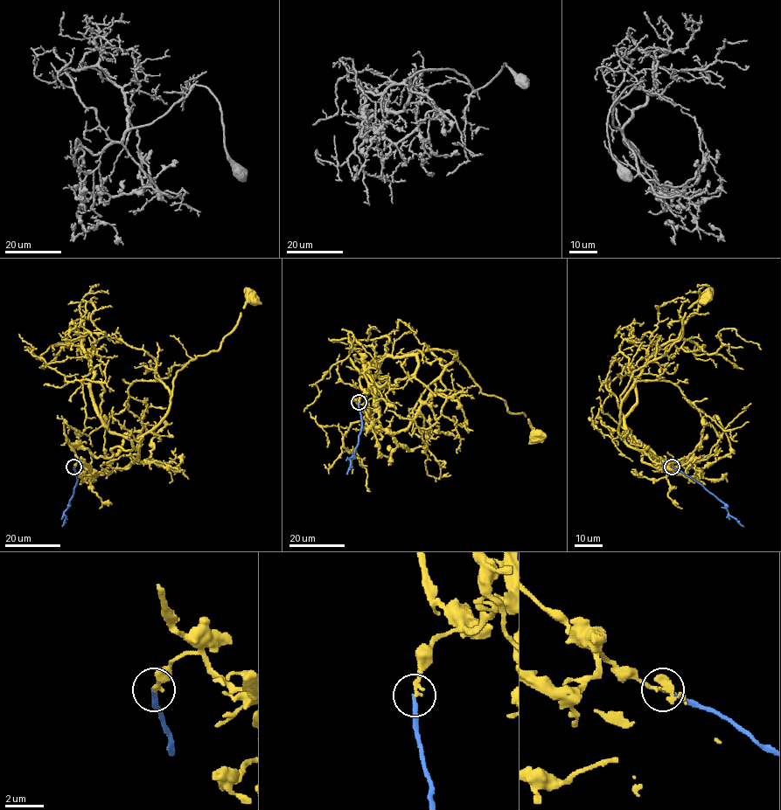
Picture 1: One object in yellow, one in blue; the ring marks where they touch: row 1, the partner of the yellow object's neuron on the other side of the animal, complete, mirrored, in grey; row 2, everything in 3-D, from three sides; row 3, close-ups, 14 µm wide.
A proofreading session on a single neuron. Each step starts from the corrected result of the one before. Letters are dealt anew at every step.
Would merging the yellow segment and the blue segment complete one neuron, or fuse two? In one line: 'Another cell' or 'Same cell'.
Another cell

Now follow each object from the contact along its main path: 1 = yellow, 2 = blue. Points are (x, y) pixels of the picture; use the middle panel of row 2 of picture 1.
1: (359, 403), (361, 377), (397, 385), (414, 373), (419, 353), (450, 350), (482, 392), (528, 418), (535, 438)
2: (359, 403), (361, 431), (354, 454), (348, 459), (351, 465), (347, 474)

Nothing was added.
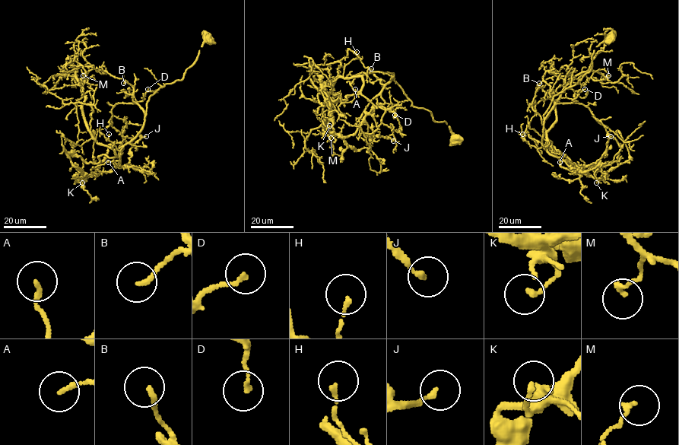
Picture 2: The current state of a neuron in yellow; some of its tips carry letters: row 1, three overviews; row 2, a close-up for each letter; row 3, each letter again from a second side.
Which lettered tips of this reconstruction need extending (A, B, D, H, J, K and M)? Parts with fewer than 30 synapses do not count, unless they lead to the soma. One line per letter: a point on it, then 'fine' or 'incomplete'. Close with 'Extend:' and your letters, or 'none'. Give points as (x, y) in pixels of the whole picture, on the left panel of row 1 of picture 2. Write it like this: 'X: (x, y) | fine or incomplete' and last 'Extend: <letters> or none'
A: (108, 162) | incomplete
B: (123, 83) | fine
D: (147, 89) | fine
H: (109, 134) | fine
J: (146, 136) | fine
K: (82, 182) | fine
M: (83, 75) | fine
Extend: A

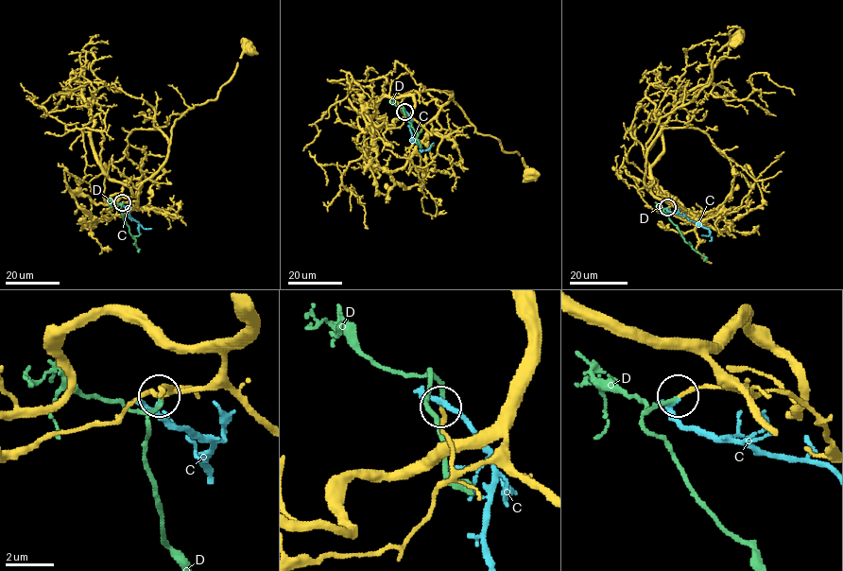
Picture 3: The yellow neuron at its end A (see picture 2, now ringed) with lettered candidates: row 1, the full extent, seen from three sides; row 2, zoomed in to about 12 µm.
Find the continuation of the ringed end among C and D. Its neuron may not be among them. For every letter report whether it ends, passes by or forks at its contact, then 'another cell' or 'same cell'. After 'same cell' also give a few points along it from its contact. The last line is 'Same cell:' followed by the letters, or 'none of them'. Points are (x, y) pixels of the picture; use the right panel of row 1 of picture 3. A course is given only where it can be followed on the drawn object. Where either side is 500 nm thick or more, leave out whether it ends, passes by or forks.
C: it passes by; another cell
D: it ends; same cell; course (667, 207), (663, 211), (684, 240), (705, 257), (703, 260)
Same cell: D

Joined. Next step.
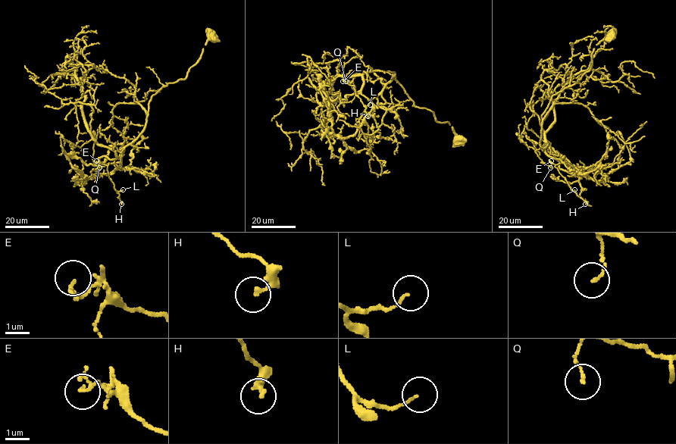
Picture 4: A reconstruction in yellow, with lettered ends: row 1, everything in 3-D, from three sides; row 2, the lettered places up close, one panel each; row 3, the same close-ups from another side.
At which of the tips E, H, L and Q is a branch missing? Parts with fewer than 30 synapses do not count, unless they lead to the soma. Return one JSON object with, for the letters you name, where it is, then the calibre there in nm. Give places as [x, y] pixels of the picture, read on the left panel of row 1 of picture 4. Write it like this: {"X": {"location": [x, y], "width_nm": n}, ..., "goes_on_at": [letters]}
{"goes_on_at": []}

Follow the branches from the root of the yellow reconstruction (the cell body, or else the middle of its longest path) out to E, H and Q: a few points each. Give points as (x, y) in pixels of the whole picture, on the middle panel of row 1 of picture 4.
E: (458, 142), (447, 122), (438, 122), (430, 110), (414, 104), (393, 72), (364, 73), (357, 94), (342, 81)
H: (458, 142), (447, 122), (414, 104), (393, 72), (364, 73), (359, 93), (354, 85), (367, 116)
Q: (458, 142), (447, 122), (438, 122), (430, 110), (414, 104), (393, 72), (364, 73), (357, 94), (345, 81)

